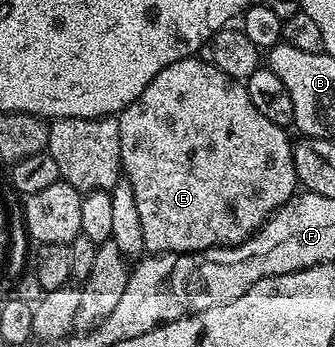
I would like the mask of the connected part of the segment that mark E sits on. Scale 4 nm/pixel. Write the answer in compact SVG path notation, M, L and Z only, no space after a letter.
M191 56L184 60L176 60L176 64L168 64L156 77L117 115L120 128L120 156L122 157L122 173L125 181L132 184L132 192L136 196L136 212L140 212L140 228L144 228L144 247L150 254L192 254L207 250L213 246L234 246L250 237L255 230L262 229L262 223L274 211L289 202L296 193L298 177L292 160L292 138L281 126L272 124L252 104L252 96L248 96L245 85L239 79L220 72L220 68L212 68L212 64L202 61L201 57Z

